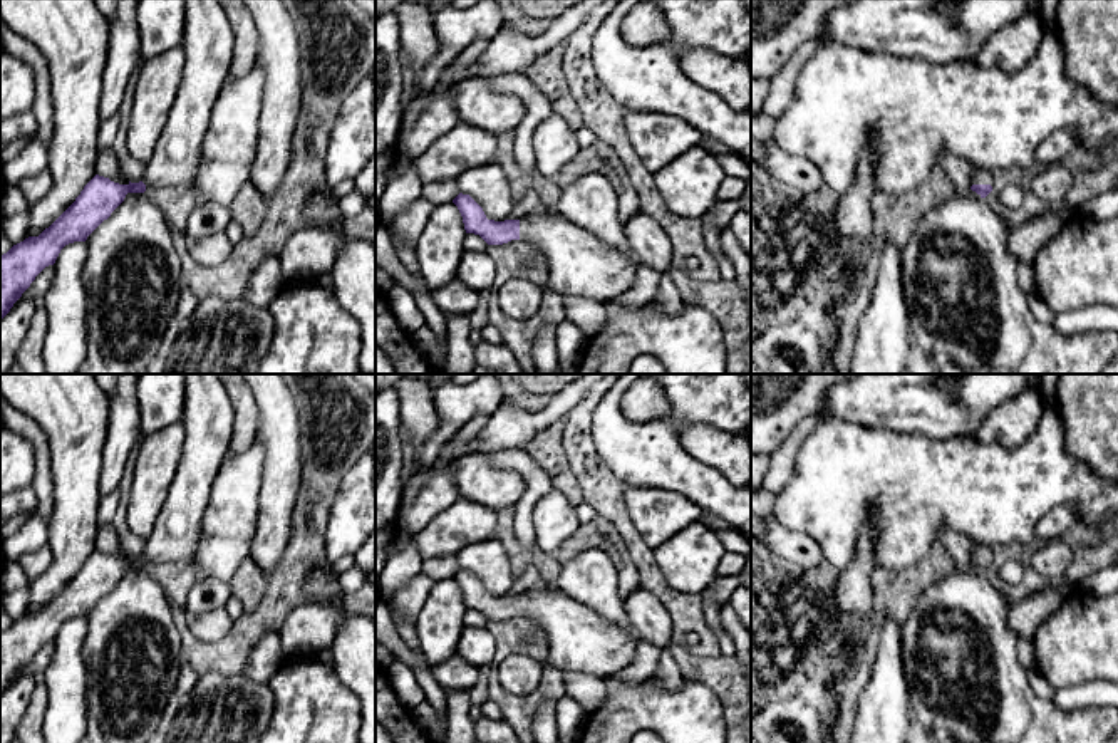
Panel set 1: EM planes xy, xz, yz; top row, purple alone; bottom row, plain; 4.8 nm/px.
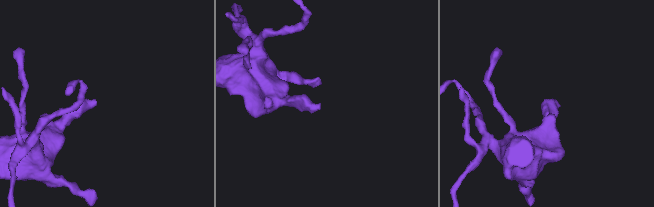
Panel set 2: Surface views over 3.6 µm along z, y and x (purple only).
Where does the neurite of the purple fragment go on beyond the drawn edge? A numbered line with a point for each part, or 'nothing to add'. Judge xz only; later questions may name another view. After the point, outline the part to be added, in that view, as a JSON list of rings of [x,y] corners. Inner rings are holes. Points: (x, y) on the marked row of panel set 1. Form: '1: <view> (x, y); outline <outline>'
1: xz (579, 264); outline [[[533,208],[521,216],[520,240],[533,245],[543,255],[548,288],[562,297],[613,300],[635,282],[635,260],[607,247],[553,208],[548,211]]]

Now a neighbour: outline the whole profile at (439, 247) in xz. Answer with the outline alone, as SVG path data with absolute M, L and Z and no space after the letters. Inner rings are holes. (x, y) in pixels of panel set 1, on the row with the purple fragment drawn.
M453 201L434 206L416 242L421 277L429 290L456 280L466 235L463 216Z

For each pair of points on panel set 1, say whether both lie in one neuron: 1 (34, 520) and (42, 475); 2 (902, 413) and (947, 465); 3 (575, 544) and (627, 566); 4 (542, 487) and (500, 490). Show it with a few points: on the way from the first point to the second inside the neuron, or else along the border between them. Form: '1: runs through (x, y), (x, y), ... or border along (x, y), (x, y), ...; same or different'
1: border along (36, 509), (47, 522); different
2: border along (882, 426), (936, 438), (961, 433); different
3: runs through (589, 540), (604, 540), (615, 552); same
4: border along (493, 465), (522, 477), (525, 492), (517, 505); different

